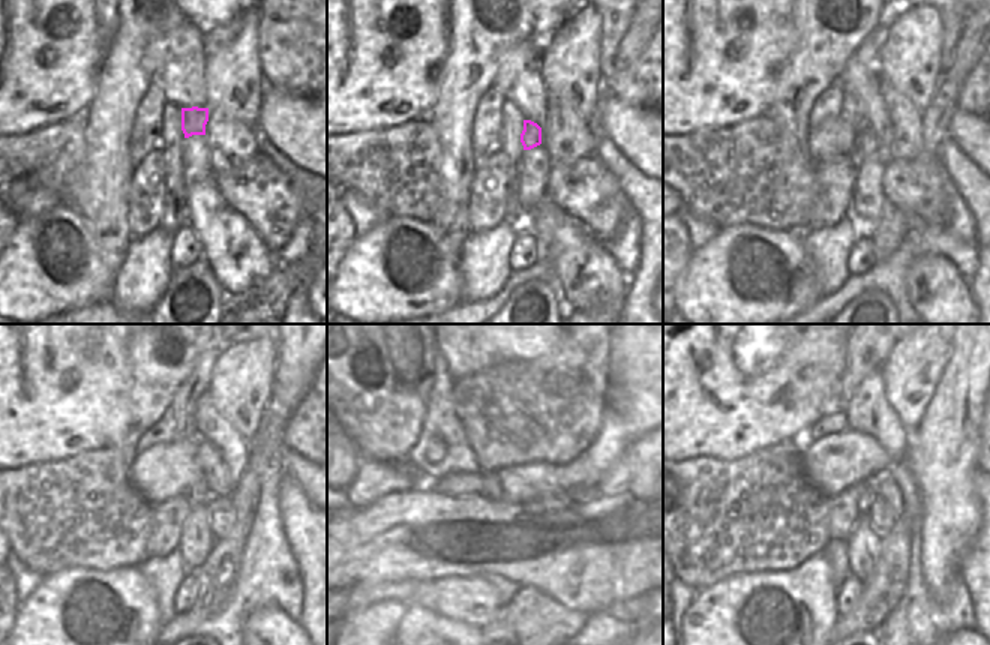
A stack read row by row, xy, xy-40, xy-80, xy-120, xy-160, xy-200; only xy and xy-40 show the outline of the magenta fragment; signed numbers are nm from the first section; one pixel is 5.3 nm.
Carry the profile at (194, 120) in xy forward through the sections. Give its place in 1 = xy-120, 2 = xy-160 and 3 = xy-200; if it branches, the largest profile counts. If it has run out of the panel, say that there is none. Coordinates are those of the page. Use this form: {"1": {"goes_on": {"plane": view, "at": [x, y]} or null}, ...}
{"1": {"goes_on": {"plane": "xy-120", "at": [198, 492]}}, "2": {"goes_on": {"plane": "xy-160", "at": [533, 492]}}, "3": {"goes_on": {"plane": "xy-200", "at": [864, 503]}}}

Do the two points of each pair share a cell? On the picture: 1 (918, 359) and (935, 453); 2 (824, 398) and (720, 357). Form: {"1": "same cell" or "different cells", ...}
{"1": "different cells", "2": "same cell"}

